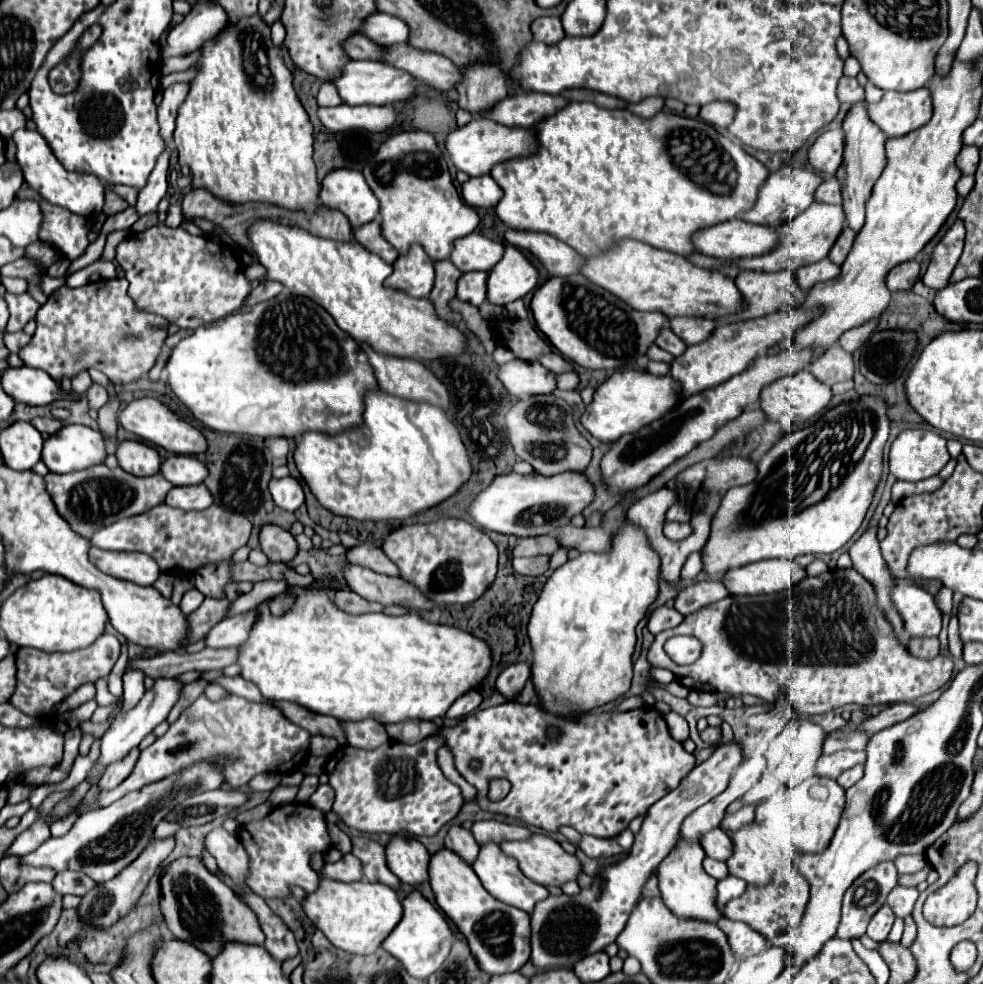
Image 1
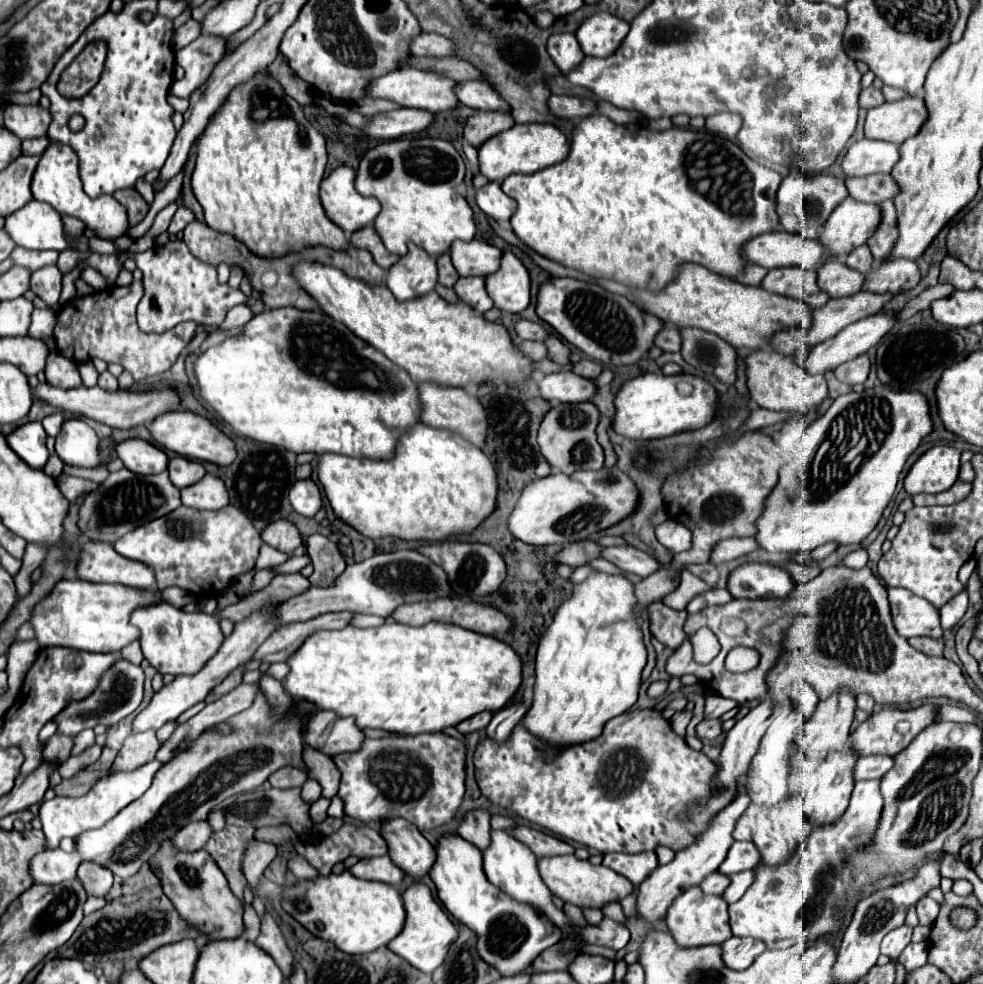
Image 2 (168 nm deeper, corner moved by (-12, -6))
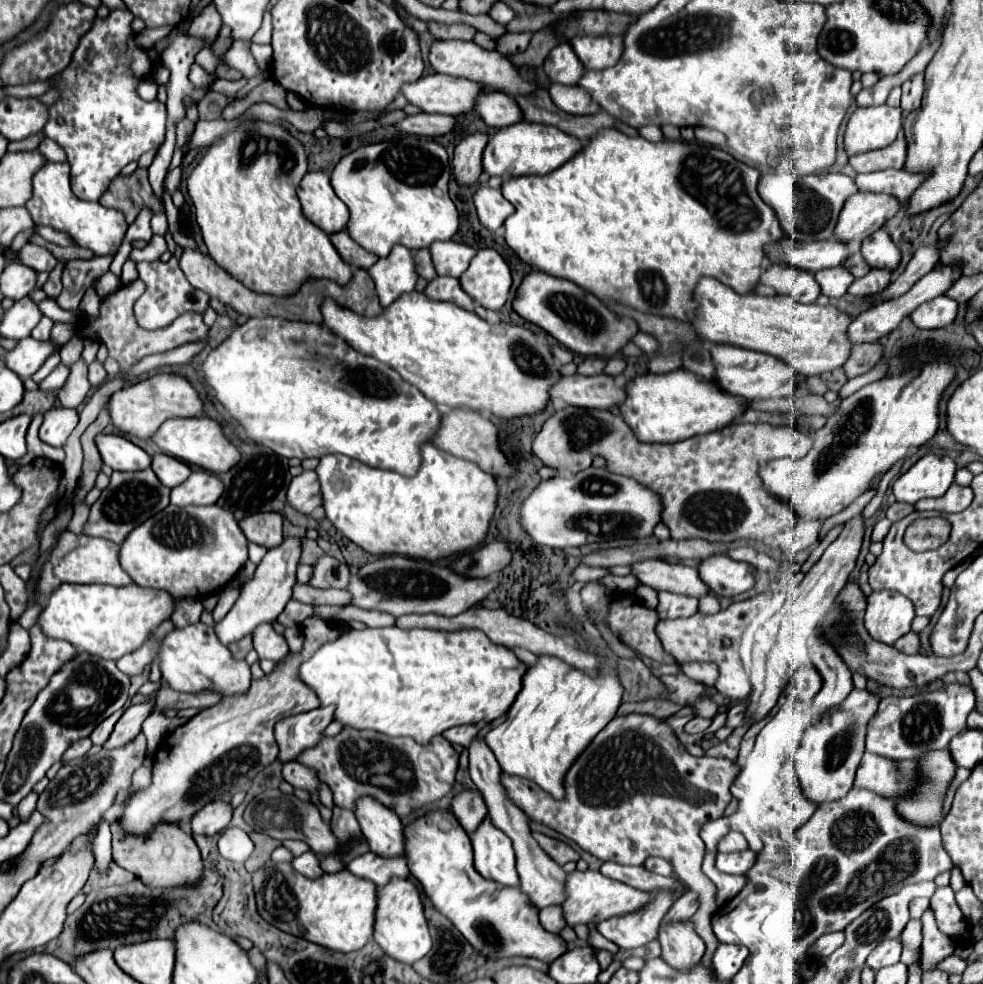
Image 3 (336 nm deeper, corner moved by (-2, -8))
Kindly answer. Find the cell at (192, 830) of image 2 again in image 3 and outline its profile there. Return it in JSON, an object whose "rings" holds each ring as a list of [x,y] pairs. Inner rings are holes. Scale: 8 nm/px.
{"rings":[[[212,801],[204,805],[190,821],[190,831],[200,835],[216,835],[224,831],[232,819],[232,805],[226,801]]]}

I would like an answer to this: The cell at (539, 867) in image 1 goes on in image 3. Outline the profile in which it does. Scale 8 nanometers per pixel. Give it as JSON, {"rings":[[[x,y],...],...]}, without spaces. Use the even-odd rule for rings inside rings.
{"rings":[[[574,871],[566,879],[566,901],[562,909],[568,925],[576,927],[578,923],[600,923],[602,919],[624,917],[626,913],[638,913],[638,909],[642,909],[646,901],[650,901],[650,893],[638,891],[620,881],[604,877],[598,871],[584,871],[584,873]]]}

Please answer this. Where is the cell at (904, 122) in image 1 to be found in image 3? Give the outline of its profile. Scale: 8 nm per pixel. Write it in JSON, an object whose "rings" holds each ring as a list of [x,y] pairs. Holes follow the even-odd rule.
{"rings":[[[890,105],[858,107],[844,131],[844,151],[848,157],[882,149],[894,143],[902,127],[902,109]]]}

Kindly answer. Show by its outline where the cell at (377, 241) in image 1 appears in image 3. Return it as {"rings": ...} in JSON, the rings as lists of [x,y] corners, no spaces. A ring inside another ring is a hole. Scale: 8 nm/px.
{"rings":[[[348,231],[332,233],[330,241],[336,247],[336,251],[340,253],[340,257],[346,263],[350,263],[352,267],[356,267],[356,269],[368,269],[368,267],[372,267],[378,261],[378,257],[374,253],[362,249],[356,241],[352,241],[350,235],[348,235]]]}

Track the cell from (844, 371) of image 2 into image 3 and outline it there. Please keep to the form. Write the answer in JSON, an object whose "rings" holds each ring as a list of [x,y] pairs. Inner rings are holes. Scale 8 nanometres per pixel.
{"rings":[[[878,341],[854,345],[852,347],[852,355],[846,361],[846,365],[844,365],[844,371],[846,371],[848,379],[868,373],[882,359],[882,353],[884,353],[884,347]]]}

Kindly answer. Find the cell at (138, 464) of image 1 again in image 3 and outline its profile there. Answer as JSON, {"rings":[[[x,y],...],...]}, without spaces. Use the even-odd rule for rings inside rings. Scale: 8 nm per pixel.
{"rings":[[[96,435],[102,463],[114,471],[140,471],[150,467],[150,455],[120,435]]]}

